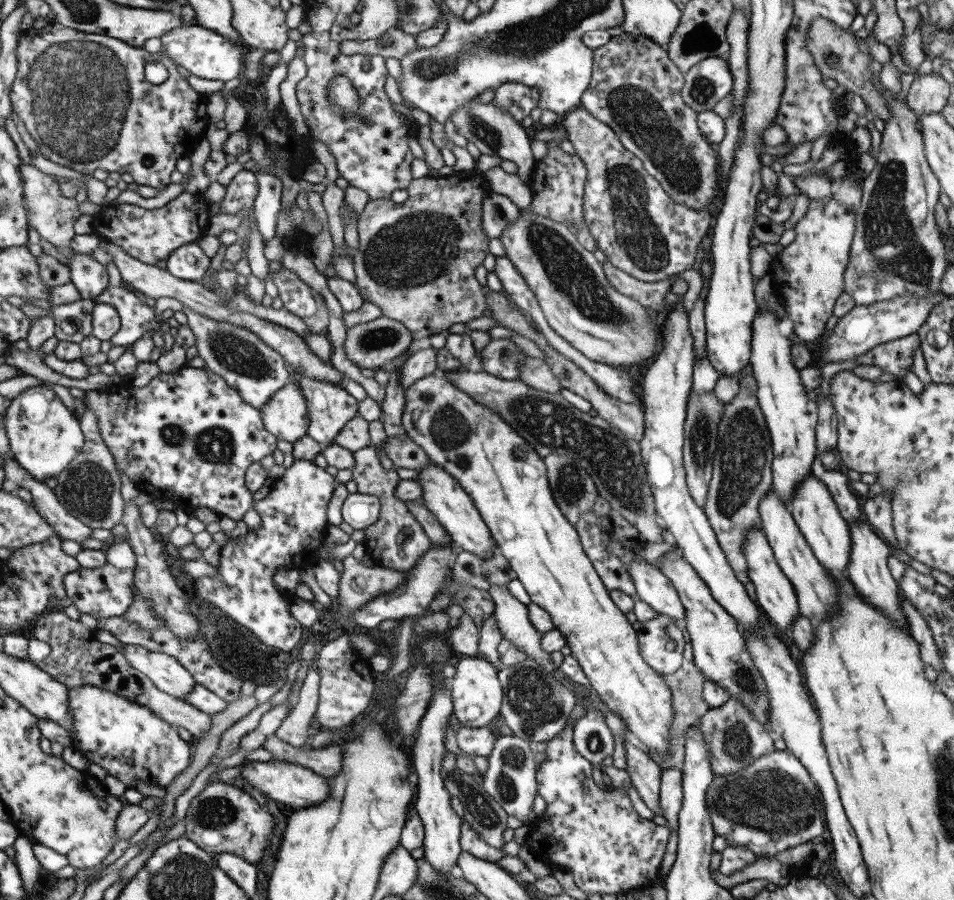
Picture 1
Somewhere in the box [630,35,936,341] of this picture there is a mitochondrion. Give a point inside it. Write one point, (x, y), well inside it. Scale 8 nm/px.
(893, 252)

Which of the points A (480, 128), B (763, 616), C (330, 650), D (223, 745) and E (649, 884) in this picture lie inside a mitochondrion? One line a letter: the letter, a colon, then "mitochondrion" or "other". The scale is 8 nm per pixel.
A: mitochondrion
B: other
C: other
D: other
E: other

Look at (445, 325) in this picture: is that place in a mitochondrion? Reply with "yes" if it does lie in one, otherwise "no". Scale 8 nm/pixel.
no

